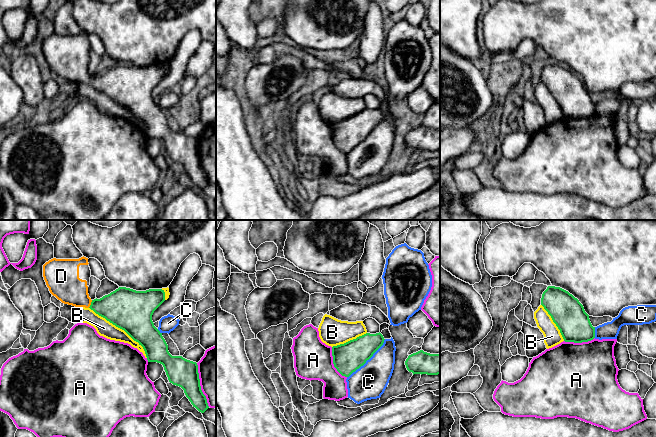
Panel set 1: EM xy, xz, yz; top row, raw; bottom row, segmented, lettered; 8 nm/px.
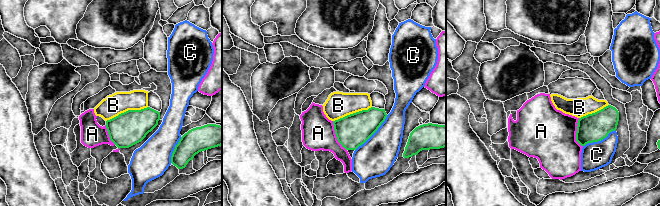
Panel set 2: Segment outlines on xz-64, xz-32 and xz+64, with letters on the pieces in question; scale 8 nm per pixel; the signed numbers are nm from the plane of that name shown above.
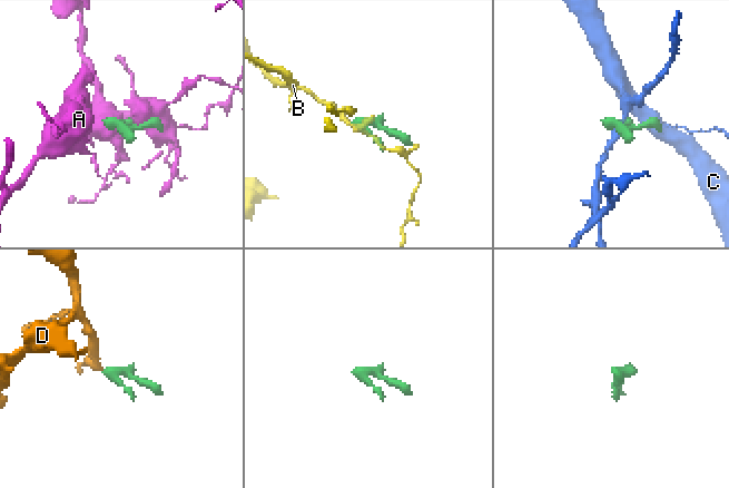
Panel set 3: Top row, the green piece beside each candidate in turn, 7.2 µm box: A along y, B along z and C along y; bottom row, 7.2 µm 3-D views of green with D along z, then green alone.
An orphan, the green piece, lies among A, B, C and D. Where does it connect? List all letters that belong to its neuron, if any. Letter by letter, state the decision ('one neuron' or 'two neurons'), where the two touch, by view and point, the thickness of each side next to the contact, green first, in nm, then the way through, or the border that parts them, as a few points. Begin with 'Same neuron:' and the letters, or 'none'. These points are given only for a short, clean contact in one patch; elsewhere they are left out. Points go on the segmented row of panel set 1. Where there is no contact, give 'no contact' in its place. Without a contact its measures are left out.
Same neuron: D
A: two neurons | xz (333, 363) | 240/320 nm
B: two neurons | xy (121, 328) | 340/130 nm
C: two neurons | xz (367, 359) | 240/280 nm
D: one neuron | xy (91, 304) | 300/240 nm | across xy (122, 307), (103, 307), (91, 304), (81, 299), (66, 286)

